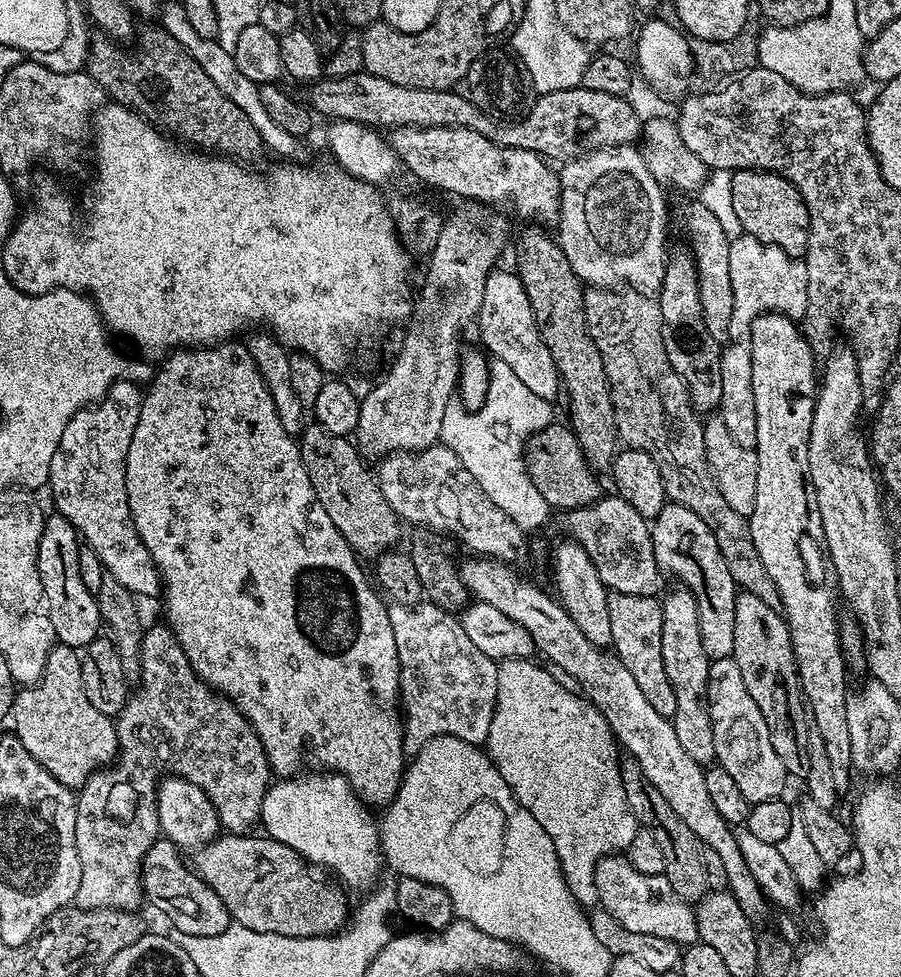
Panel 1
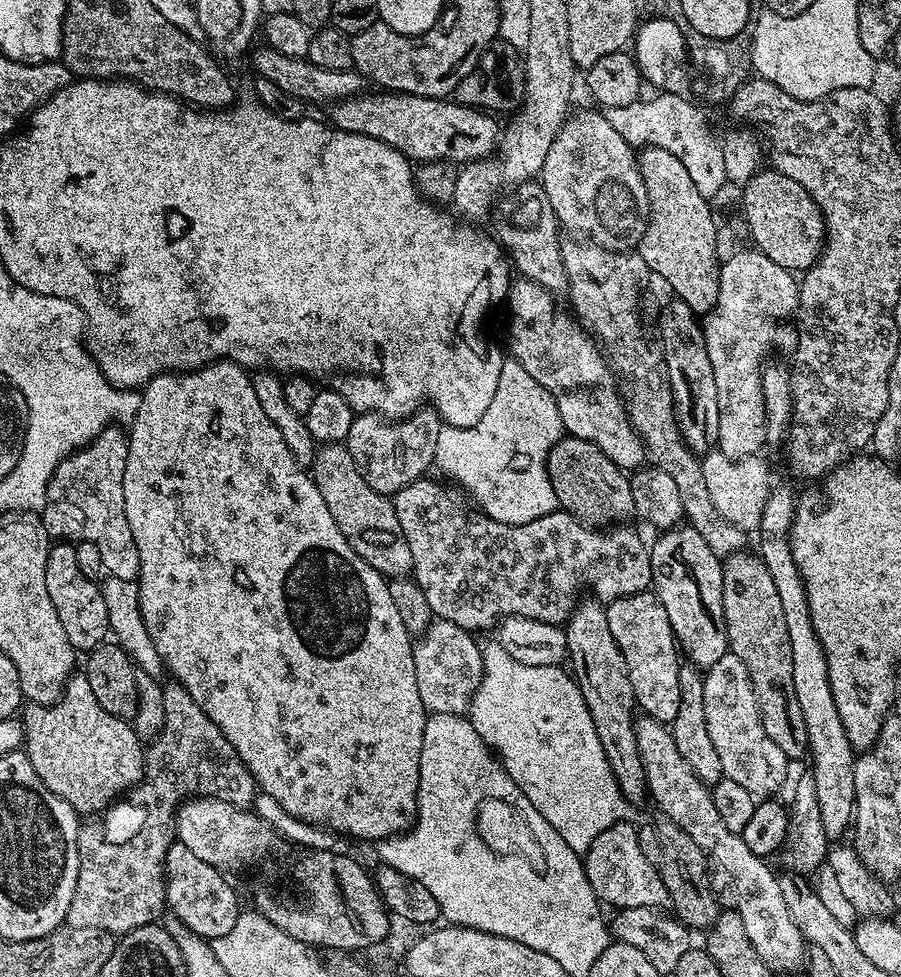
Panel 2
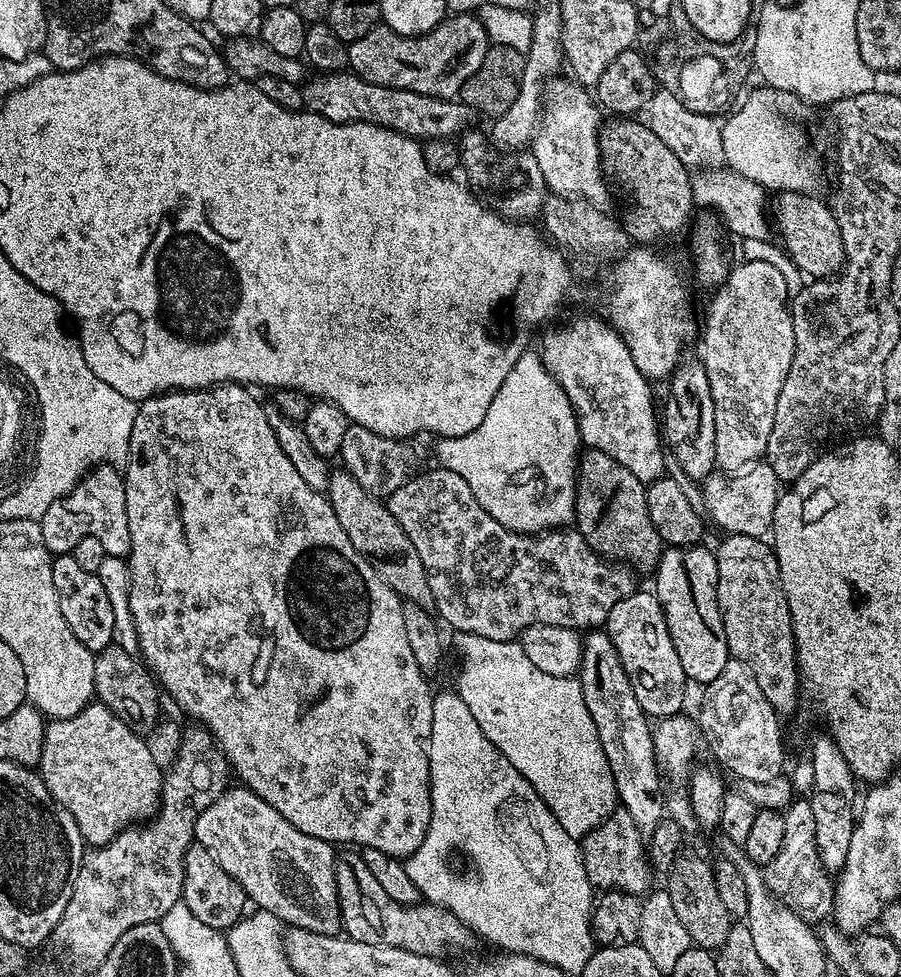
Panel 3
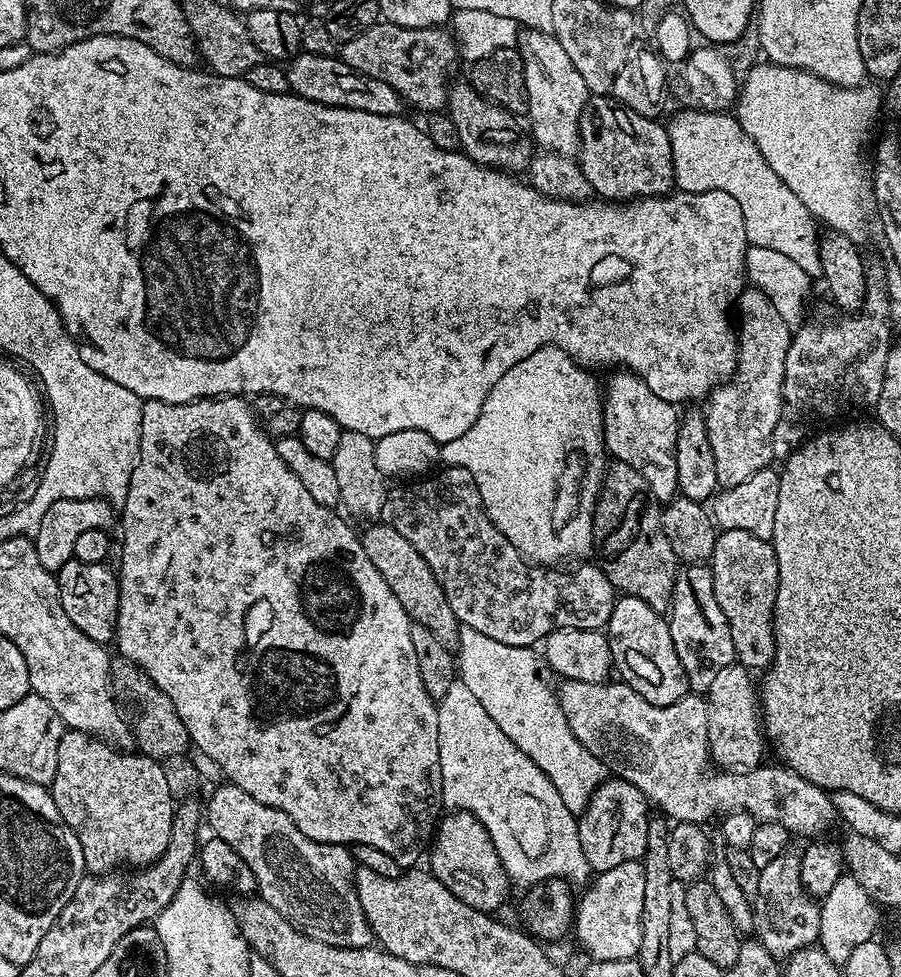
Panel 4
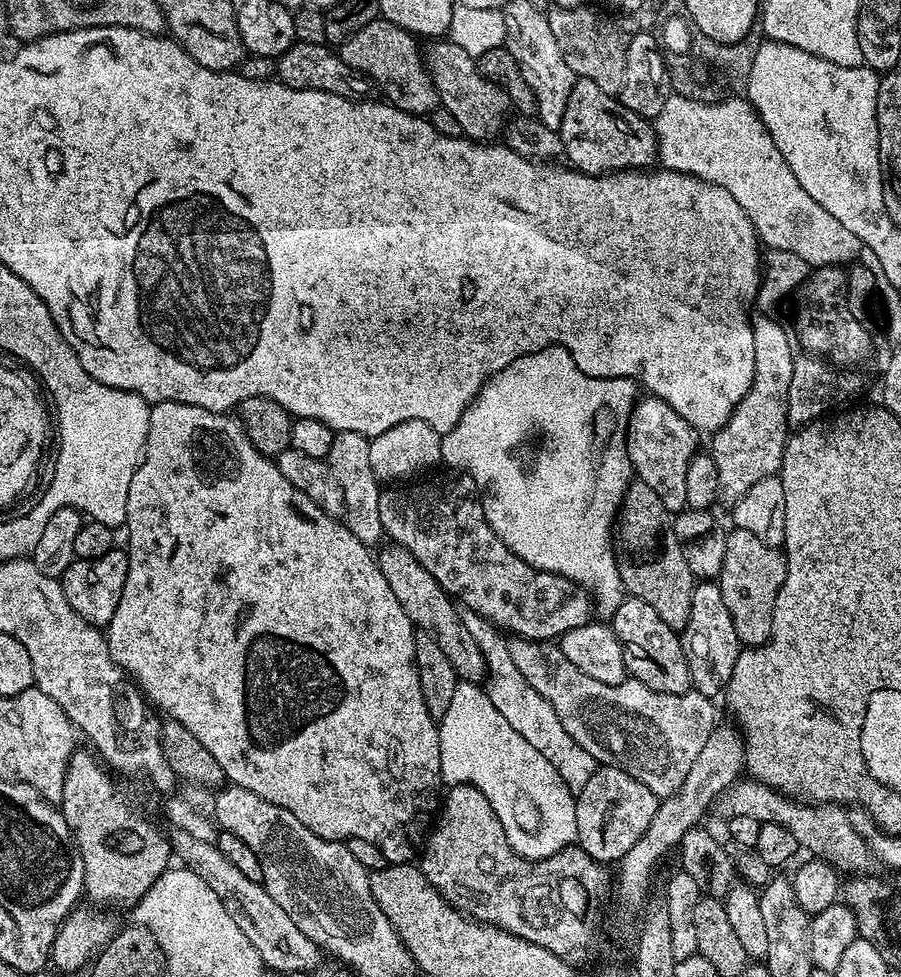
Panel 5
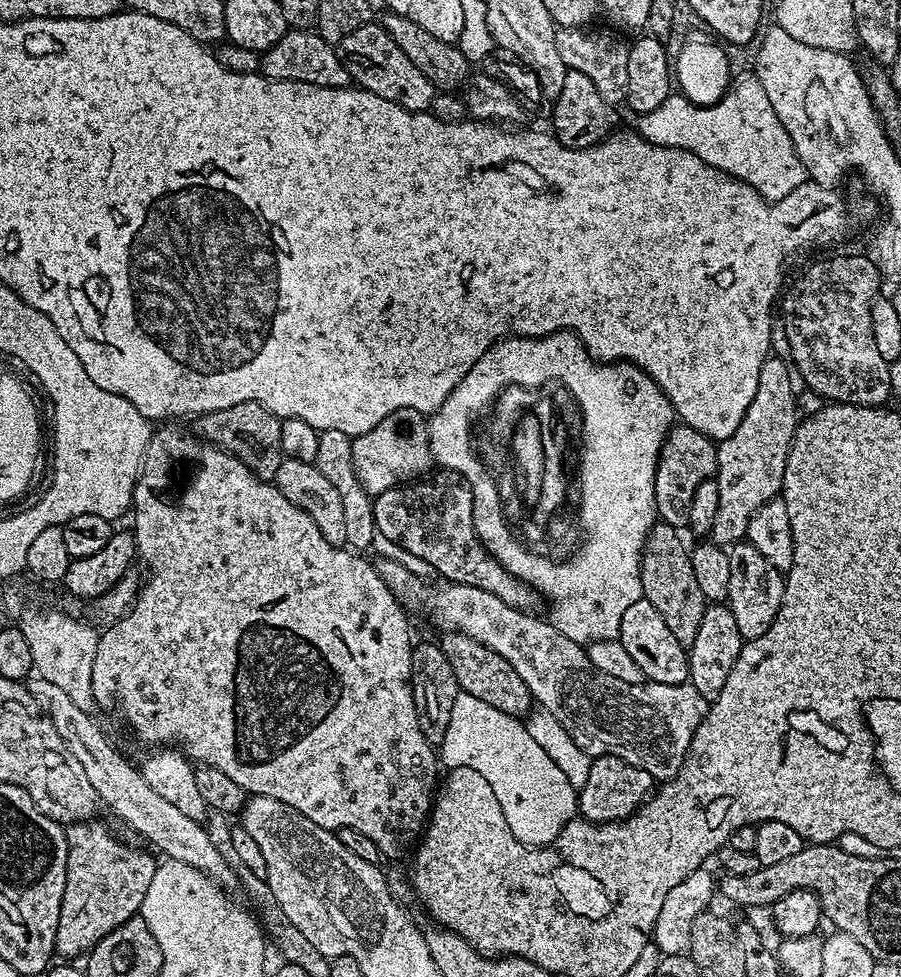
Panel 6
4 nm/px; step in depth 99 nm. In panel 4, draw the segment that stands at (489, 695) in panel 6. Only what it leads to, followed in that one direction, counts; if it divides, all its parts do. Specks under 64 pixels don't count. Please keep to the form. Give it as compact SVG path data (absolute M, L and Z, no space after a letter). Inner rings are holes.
M372 522L365 528L368 529L362 532L360 541L366 550L366 558L370 558L370 562L374 562L374 570L386 578L386 586L390 586L394 598L402 602L402 610L406 610L409 620L426 626L426 630L430 630L442 646L456 650L461 622L454 610L450 610L450 602L446 602L446 594L438 578L434 578L434 570L426 566L426 558L422 558L422 554L418 554L418 550L414 550L414 546L410 546L410 542L406 542L406 538L402 538L402 534L398 534L391 524Z

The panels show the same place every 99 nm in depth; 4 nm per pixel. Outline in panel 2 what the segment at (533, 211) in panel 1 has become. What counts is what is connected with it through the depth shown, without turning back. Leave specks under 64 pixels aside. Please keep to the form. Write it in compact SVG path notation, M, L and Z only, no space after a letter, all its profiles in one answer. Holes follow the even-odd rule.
M368 90L358 96L347 96L345 100L335 101L330 108L330 111L332 111L331 123L344 132L378 138L382 142L394 146L412 162L446 160L463 166L472 160L483 160L491 157L497 151L498 124L496 128L497 117L495 115L482 112L479 108L469 108L466 104L453 102L448 98L405 96L387 90L372 91L376 92Z

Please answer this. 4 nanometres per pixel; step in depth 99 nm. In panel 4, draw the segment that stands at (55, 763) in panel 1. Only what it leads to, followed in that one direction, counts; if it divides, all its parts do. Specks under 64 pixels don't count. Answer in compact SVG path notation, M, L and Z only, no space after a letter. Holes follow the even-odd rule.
M65 731L62 742L58 742L58 770L54 770L50 791L58 814L62 814L82 846L84 867L89 873L112 874L123 869L123 864L150 865L162 858L170 844L174 797L166 786L161 761L147 754L121 750L85 732Z

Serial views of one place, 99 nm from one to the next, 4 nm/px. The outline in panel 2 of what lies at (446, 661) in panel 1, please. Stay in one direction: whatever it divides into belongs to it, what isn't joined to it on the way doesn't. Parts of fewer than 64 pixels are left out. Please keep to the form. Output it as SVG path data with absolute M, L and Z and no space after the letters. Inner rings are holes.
M433 619L424 635L419 637L412 645L414 656L414 674L418 678L418 694L422 694L422 702L429 713L441 712L442 714L464 714L469 711L472 695L476 692L483 677L483 654L481 645L476 645L477 637L468 629L458 626L449 620Z

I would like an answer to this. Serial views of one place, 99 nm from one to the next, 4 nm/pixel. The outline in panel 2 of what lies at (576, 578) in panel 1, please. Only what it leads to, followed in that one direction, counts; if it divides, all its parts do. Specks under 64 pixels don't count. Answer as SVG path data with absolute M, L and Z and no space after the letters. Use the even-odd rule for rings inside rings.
M587 598L580 605L571 609L570 615L566 621L566 627L564 633L566 634L566 646L568 647L568 655L566 657L567 663L570 667L570 672L576 678L576 684L582 690L582 698L586 698L586 706L590 710L590 718L594 718L594 726L598 730L598 742L602 742L602 750L606 750L606 758L610 762L610 770L614 770L614 778L618 782L618 786L622 790L622 794L628 799L629 805L636 806L643 800L649 799L648 793L648 778L644 773L644 758L641 756L638 750L638 742L636 741L636 720L634 715L632 716L632 708L634 712L634 697L632 694L632 683L630 682L630 674L628 673L628 667L626 666L626 658L622 658L622 650L618 650L618 642L614 642L614 634L610 634L610 622L608 621L608 609L601 601L595 598Z

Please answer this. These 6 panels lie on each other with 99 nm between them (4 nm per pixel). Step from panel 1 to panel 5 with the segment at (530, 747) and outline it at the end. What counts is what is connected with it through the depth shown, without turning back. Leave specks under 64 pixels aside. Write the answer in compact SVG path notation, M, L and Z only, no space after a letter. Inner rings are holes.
M464 608L459 613L463 626L470 631L470 636L483 652L488 675L486 691L494 710L498 710L498 714L502 714L502 718L506 718L506 722L510 722L510 726L514 726L514 730L518 730L518 734L522 734L522 738L526 738L526 742L530 742L530 746L534 746L534 750L538 750L538 754L542 754L542 758L546 758L546 762L550 762L558 774L562 774L562 782L566 782L572 793L580 792L582 786L590 782L590 774L597 770L596 759L586 754L586 750L582 750L582 746L578 746L578 742L566 734L566 726L558 722L554 706L550 706L550 702L546 702L546 698L542 698L542 694L538 694L538 690L526 682L510 656L507 639L498 633L496 626L474 611Z

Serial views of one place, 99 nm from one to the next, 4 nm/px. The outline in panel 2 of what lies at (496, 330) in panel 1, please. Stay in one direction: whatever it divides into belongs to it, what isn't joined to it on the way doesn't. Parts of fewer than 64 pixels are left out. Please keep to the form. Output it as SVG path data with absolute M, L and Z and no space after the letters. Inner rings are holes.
M516 278L511 281L506 297L508 312L512 315L512 325L508 328L509 349L507 348L511 359L516 360L526 370L526 374L530 374L536 382L552 392L558 406L558 414L562 414L567 435L577 436L586 442L594 442L598 450L602 450L602 454L610 458L610 462L614 462L622 469L635 470L641 467L646 460L644 444L630 422L625 401L618 391L617 377L601 345L571 311L559 312L558 309L552 308L552 300L553 295L533 280Z

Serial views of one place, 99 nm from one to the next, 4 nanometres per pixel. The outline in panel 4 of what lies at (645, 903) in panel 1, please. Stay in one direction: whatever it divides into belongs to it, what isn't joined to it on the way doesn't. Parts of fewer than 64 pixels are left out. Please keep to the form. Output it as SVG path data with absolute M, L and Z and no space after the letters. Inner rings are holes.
M619 778L605 779L594 790L590 802L578 816L578 838L582 854L593 873L614 870L622 862L640 860L646 850L646 834L650 819L650 802L630 782Z

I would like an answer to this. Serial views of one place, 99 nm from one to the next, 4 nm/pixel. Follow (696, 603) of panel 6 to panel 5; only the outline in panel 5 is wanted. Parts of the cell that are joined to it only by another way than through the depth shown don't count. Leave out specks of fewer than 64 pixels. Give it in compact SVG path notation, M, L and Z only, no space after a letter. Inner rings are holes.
M630 483L618 516L618 563L625 593L631 599L647 602L666 626L682 630L690 618L690 598L697 581L686 566L686 558L682 558L678 538L674 538L672 517L650 486Z

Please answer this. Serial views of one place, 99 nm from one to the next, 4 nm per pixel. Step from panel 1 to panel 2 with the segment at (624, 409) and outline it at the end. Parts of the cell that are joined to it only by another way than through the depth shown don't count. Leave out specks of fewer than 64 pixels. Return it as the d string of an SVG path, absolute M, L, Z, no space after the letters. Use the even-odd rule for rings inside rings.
M580 238L561 239L560 249L568 279L566 296L567 299L572 299L571 311L585 329L596 337L611 367L618 373L619 383L626 393L628 417L644 444L647 459L655 467L666 470L670 478L674 478L678 494L682 496L684 520L691 528L698 530L698 534L702 534L706 546L710 546L716 556L727 558L741 551L745 547L745 529L726 522L726 518L718 514L714 502L710 502L706 481L702 478L700 460L686 446L678 430L674 394L668 384L667 375L660 369L661 357L657 349L655 352L648 345L644 328L640 325L640 316L636 313L636 307L640 304L640 291L643 290L644 283L650 280L646 262L639 251L612 252L616 250L608 246L597 246Z

